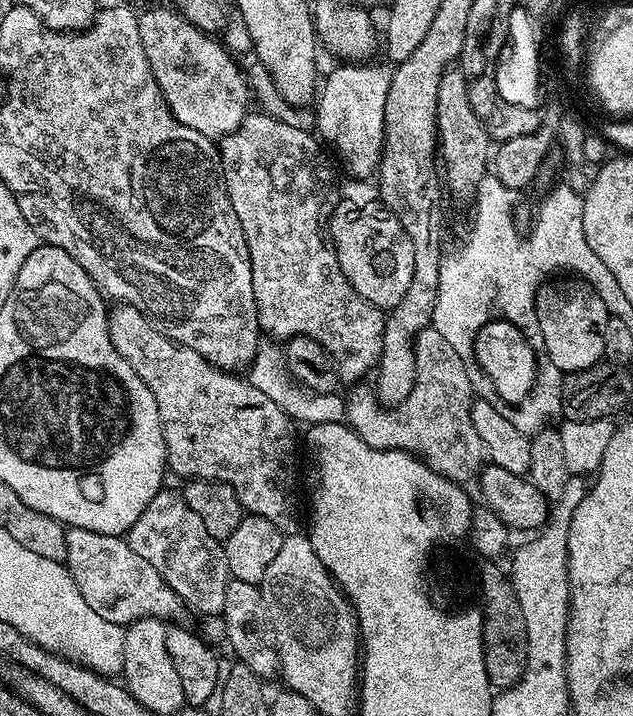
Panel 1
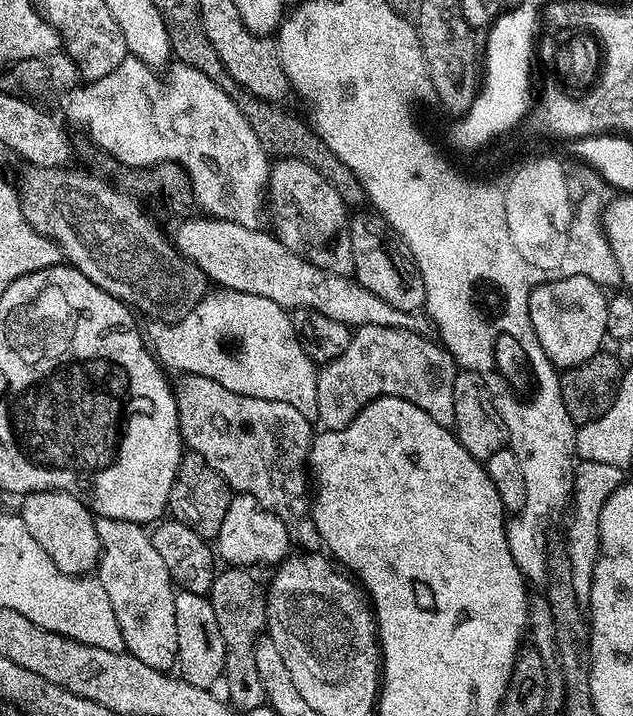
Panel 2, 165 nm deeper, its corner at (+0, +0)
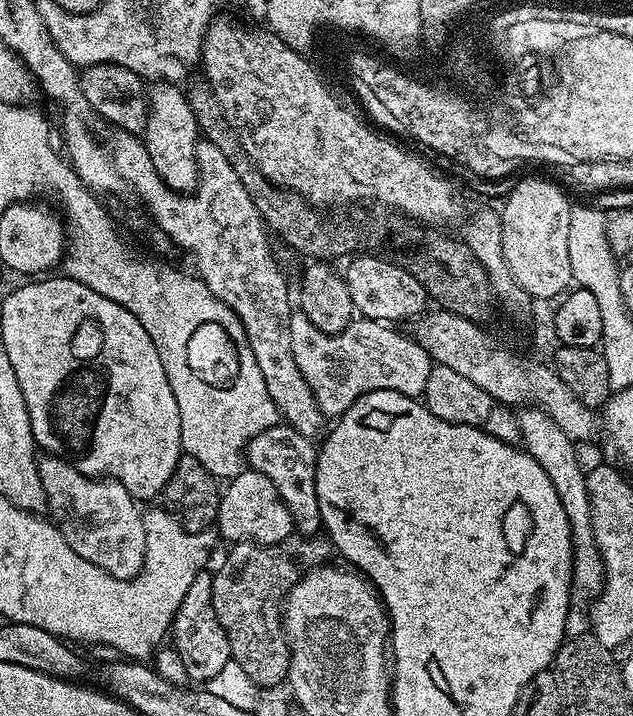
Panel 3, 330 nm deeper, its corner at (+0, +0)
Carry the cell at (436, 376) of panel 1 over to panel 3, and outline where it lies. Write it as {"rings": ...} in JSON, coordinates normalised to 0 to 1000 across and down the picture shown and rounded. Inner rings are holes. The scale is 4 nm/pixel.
{"rings":[[[471,433],[455,444],[458,461],[458,489],[477,528],[490,539],[509,578],[515,584],[534,584],[572,550],[591,545],[629,545],[659,556],[668,554],[673,528],[686,507],[676,490],[649,468],[624,464],[624,457],[597,447],[558,446],[539,464],[510,464]]]}

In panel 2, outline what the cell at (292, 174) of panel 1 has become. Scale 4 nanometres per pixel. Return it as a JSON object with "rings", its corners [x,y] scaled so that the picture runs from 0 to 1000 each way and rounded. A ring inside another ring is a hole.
{"rings":[[[442,221],[423,236],[423,265],[420,270],[420,291],[430,295],[430,313],[433,328],[445,337],[461,352],[488,363],[496,372],[502,372],[517,380],[526,380],[536,385],[558,384],[556,373],[556,325],[553,323],[551,286],[534,271],[534,265],[506,242],[501,235],[490,232],[482,223]]]}

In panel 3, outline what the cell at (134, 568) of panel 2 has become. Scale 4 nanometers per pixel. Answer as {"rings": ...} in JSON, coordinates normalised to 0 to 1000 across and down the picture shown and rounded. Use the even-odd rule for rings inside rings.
{"rings":[[[81,634],[71,635],[62,651],[74,711],[82,712],[81,725],[95,739],[98,751],[104,751],[111,768],[130,774],[136,785],[148,785],[175,804],[194,810],[216,804],[227,793],[234,747],[223,705],[202,689],[199,679],[183,670],[130,662],[118,647]]]}

